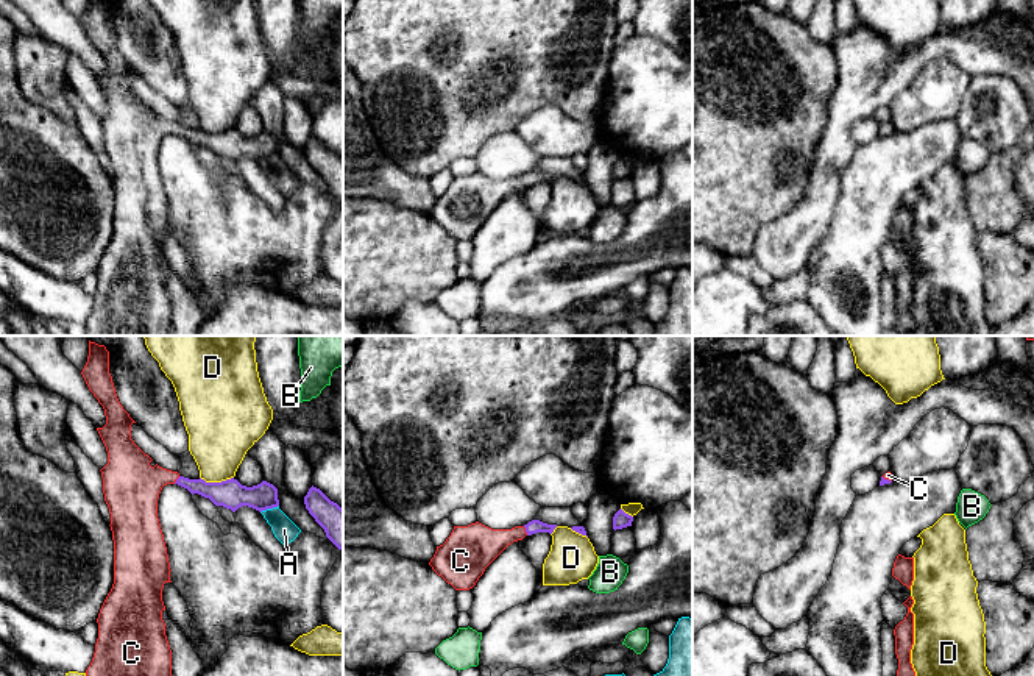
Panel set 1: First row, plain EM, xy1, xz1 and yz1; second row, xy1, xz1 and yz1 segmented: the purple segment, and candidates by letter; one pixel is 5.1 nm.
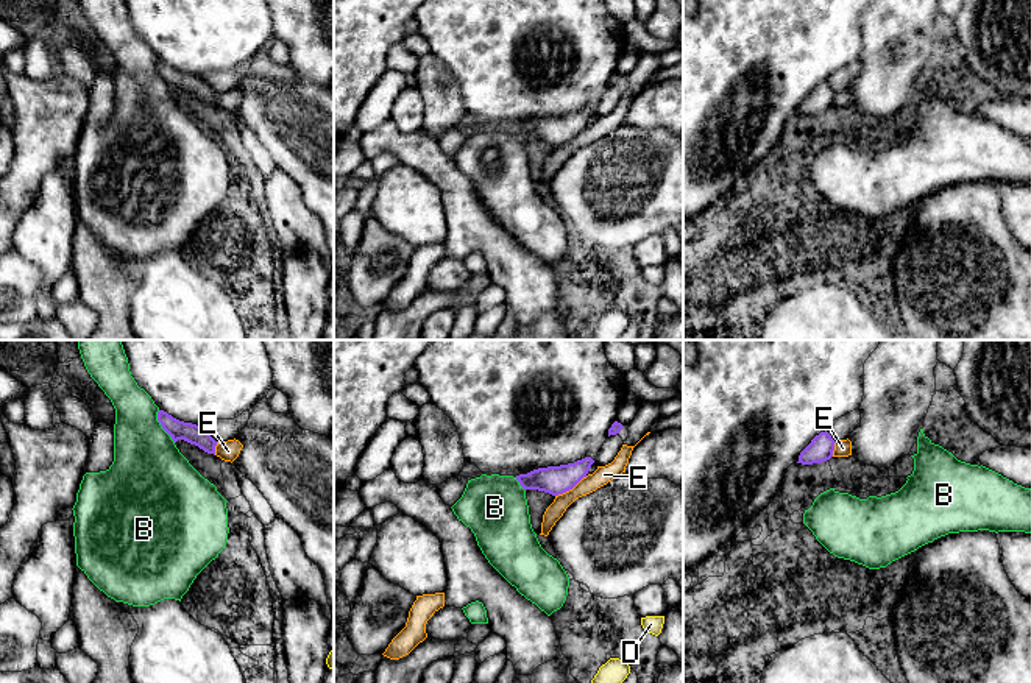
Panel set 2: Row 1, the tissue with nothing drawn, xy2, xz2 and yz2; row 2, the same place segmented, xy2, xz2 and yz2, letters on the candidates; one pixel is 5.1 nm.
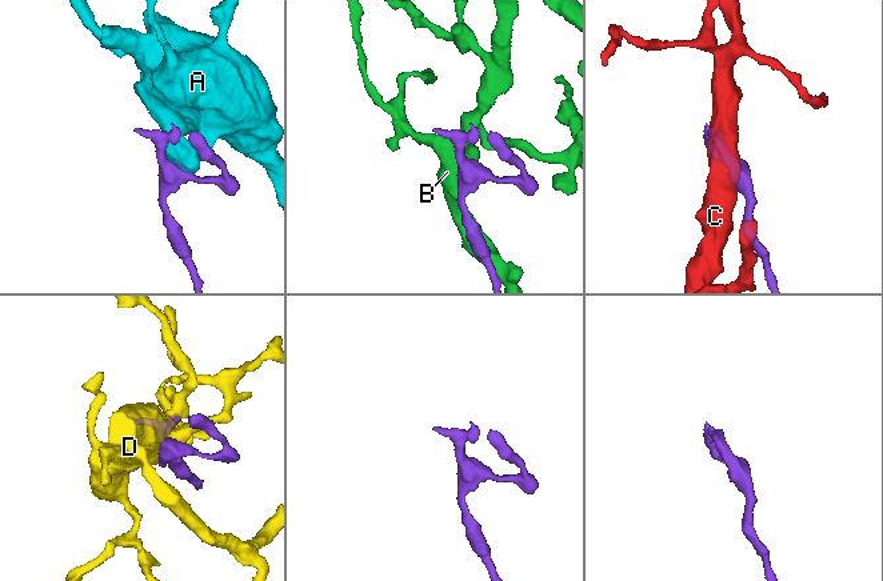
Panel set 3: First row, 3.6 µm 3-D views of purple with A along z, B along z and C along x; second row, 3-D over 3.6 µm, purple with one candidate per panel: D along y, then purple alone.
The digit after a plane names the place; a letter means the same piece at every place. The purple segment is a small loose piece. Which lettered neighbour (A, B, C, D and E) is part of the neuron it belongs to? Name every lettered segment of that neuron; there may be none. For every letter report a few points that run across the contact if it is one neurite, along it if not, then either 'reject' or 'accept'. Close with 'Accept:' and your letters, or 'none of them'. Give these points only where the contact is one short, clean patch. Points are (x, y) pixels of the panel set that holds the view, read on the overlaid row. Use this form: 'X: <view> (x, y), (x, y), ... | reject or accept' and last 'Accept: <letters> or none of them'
A: reject
B: reject
C: xz1 (534, 526), (526, 531), (481, 545) | accept
D: reject
E: xz2 (587, 476), (556, 496) | reject
Accept: C

